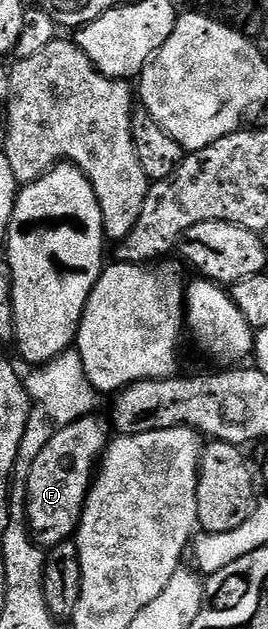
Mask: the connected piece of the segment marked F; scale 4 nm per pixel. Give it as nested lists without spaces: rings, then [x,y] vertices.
[[[88,416],[68,426],[62,426],[45,444],[45,449],[33,460],[27,481],[27,529],[36,546],[50,548],[68,541],[79,529],[83,505],[97,473],[97,463],[109,441],[108,427]]]

